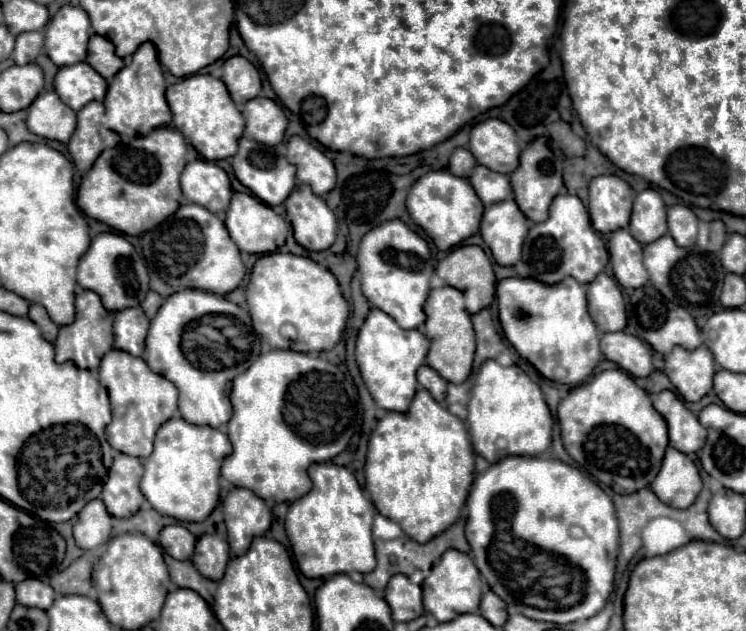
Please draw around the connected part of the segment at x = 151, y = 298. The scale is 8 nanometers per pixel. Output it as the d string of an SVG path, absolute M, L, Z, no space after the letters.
M148 291L146 299L140 303L140 307L142 307L144 313L148 315L148 319L152 319L152 317L156 315L156 311L158 311L160 305L162 305L162 297L160 297L156 291Z

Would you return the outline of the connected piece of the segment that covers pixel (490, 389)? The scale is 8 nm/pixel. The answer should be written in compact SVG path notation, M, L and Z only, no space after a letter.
M494 359L484 361L476 375L468 401L466 427L474 451L488 463L502 459L502 449L496 447L498 439L506 439L504 455L538 455L552 441L552 415L540 387L520 367L502 367Z

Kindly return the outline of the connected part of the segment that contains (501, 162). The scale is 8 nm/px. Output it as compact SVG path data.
M486 119L474 125L470 131L468 149L478 165L504 175L516 169L520 155L516 133L512 131L512 127L508 127L508 123L500 119Z

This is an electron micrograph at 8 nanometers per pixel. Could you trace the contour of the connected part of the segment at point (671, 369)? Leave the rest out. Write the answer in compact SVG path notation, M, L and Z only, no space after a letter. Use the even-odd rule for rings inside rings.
M674 347L664 357L664 373L684 397L684 401L700 401L712 389L712 377L716 363L708 347L696 347L692 351Z

